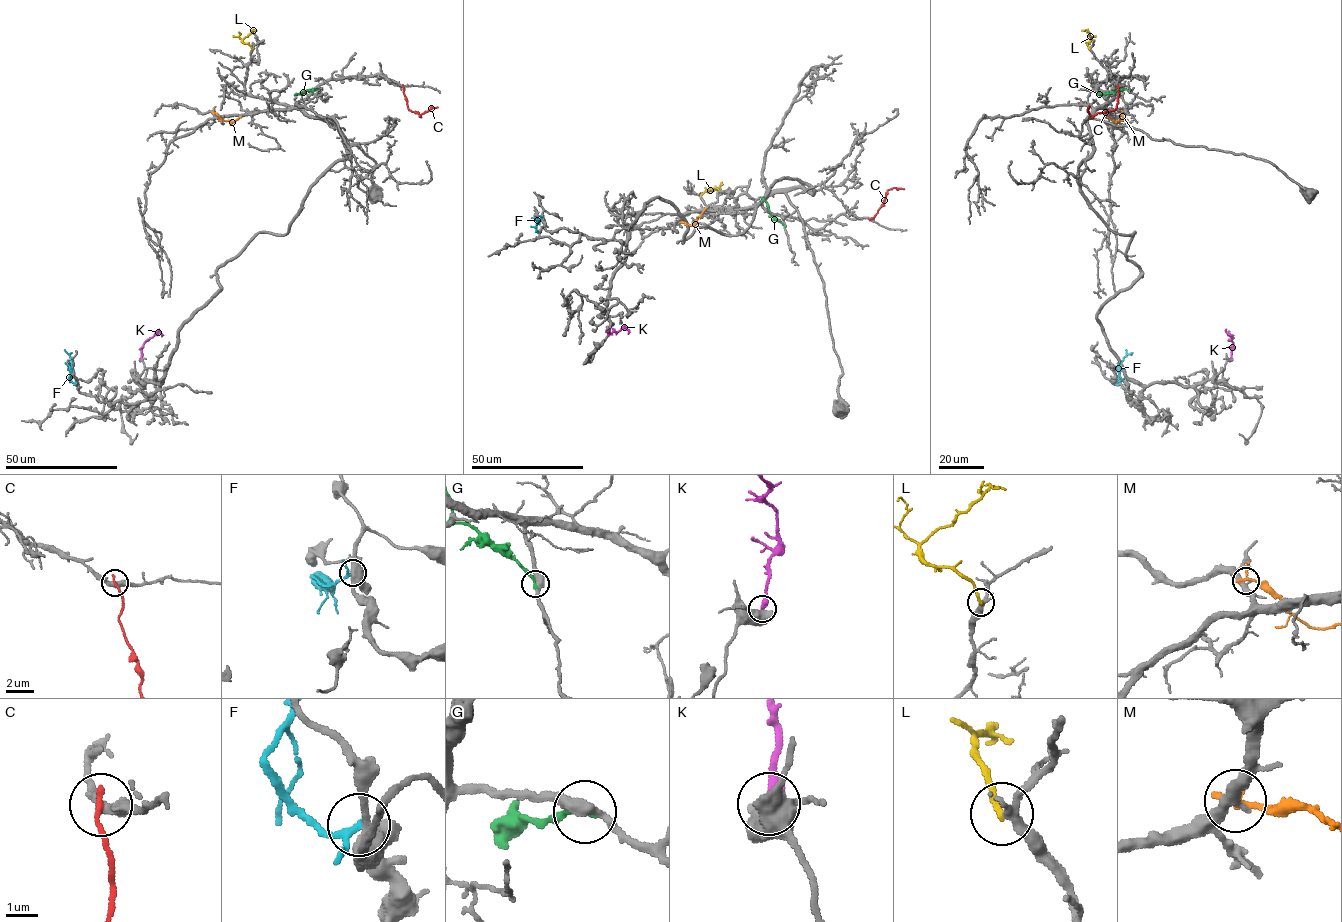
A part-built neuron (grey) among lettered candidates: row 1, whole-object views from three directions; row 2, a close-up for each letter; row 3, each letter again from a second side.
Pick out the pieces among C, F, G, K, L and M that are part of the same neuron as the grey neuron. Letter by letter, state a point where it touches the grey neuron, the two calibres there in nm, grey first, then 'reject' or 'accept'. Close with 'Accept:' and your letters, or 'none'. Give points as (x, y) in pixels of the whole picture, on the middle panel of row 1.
C: meets grey at (869, 218); 360 nm thick on the grey side, 200 nm on the other; reject
F: meets grey at (542, 217); 500 nm thick on the grey side, 180 nm on the other; reject
G: meets grey at (784, 226); 400 nm thick on the grey side, 240 nm on the other; reject
K: meets grey at (607, 331); 850 nm thick on the grey side, 400 nm on the other; reject
L: meets grey at (718, 189); 300 nm thick on the grey side, 240 nm on the other; accept
M: meets grey at (680, 222); 380 nm thick on the grey side, 180 nm on the other; reject
Accept: L

